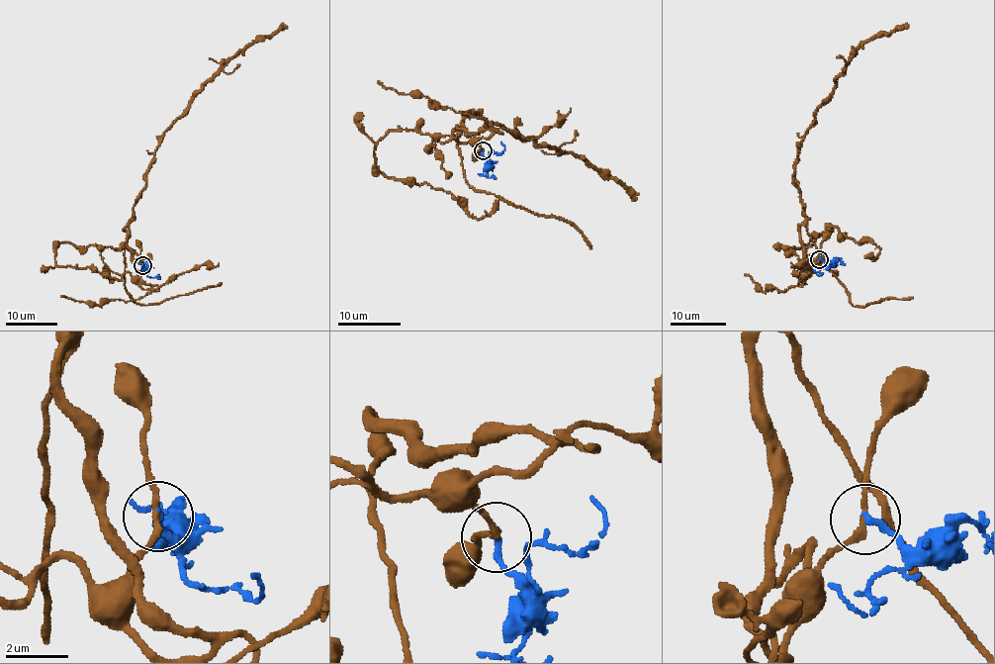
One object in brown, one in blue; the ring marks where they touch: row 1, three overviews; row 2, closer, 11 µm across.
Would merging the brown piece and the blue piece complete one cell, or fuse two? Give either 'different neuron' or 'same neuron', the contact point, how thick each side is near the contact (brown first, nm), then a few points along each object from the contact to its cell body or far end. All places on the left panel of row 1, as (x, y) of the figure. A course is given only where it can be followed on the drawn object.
different neuron; at (142, 265); 200 nm thick on the brown side, 240 nm on the other; brown runs (143, 265), (137, 283), (148, 289), (127, 235), (161, 136), (231, 58), (284, 24); blue runs (143, 265), (150, 277), (158, 279), (158, 274)

